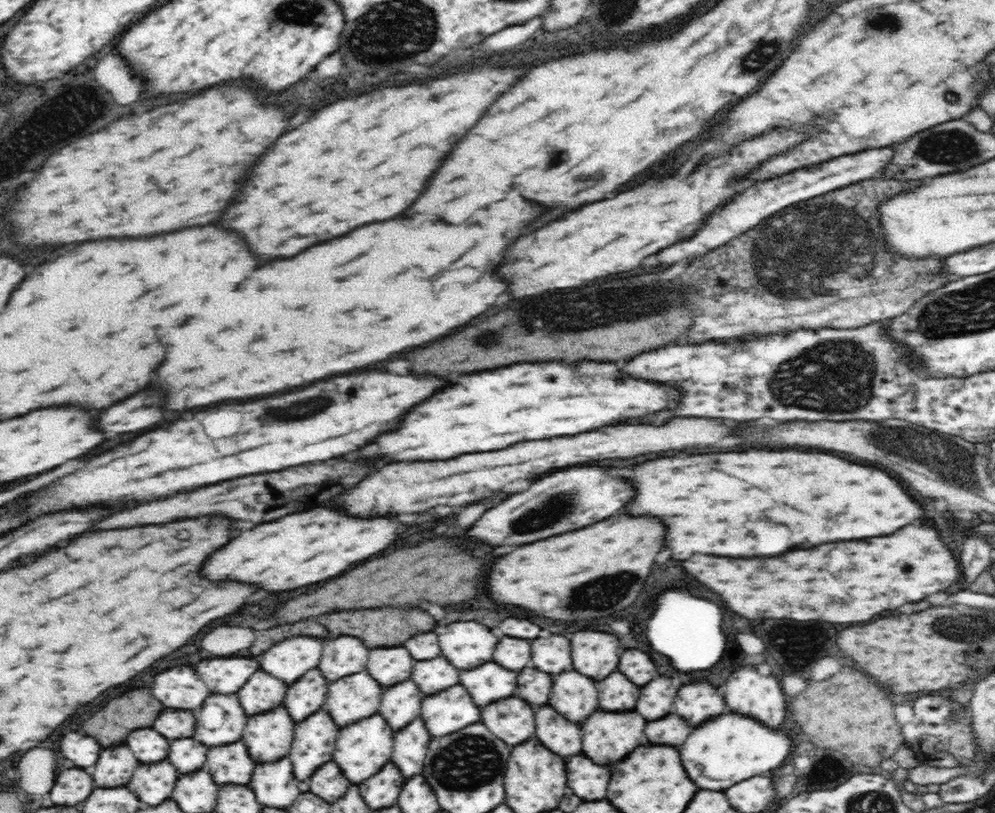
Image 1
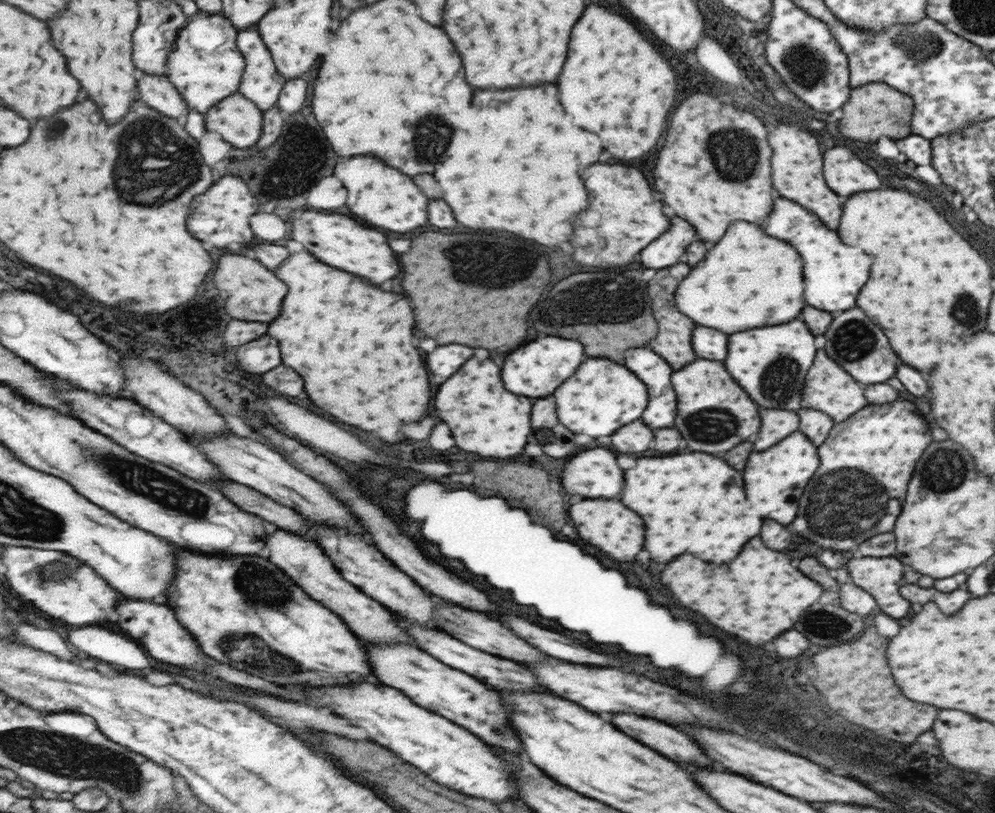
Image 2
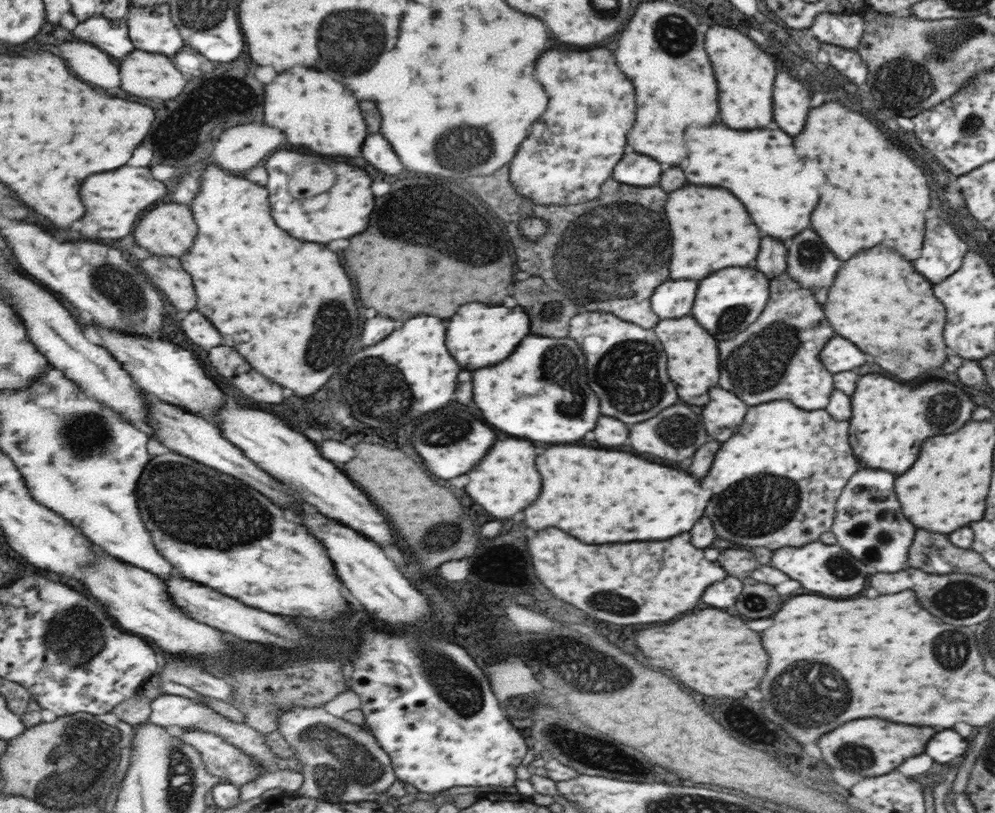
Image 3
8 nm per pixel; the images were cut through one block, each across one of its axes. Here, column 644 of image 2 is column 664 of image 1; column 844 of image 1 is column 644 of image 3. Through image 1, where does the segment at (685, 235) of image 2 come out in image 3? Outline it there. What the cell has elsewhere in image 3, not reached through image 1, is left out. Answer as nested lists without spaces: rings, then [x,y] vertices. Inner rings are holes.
[[[631,152],[615,164],[615,176],[611,176],[611,180],[629,186],[651,186],[657,184],[657,174],[661,174],[661,166],[657,166],[655,160]]]

